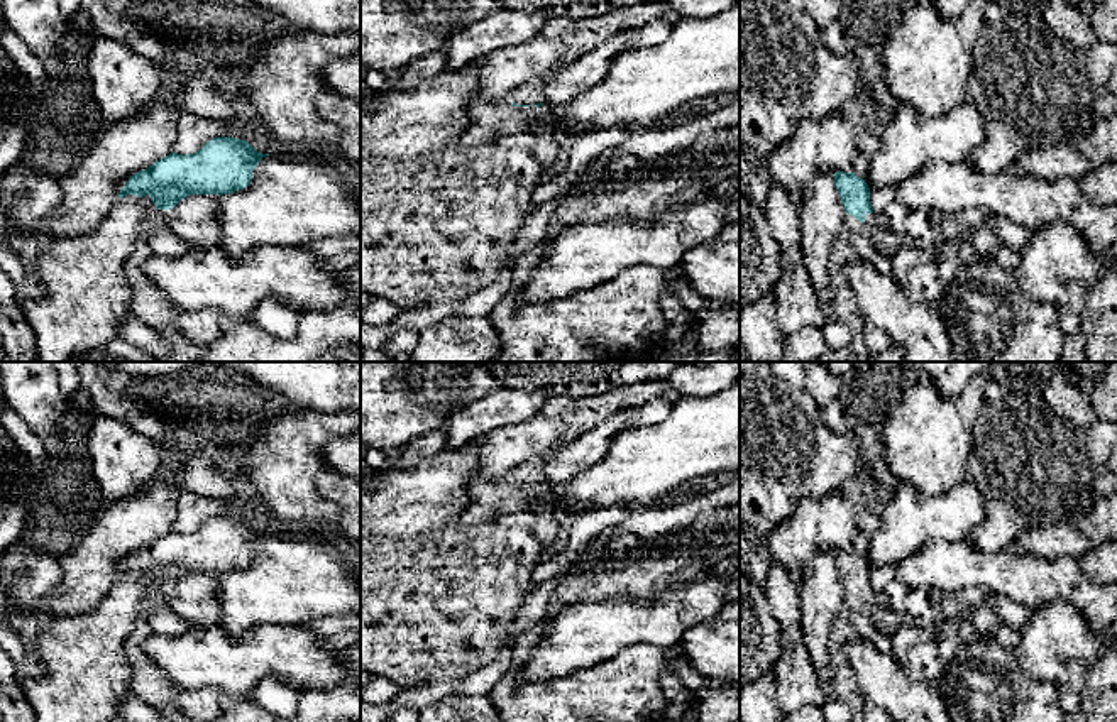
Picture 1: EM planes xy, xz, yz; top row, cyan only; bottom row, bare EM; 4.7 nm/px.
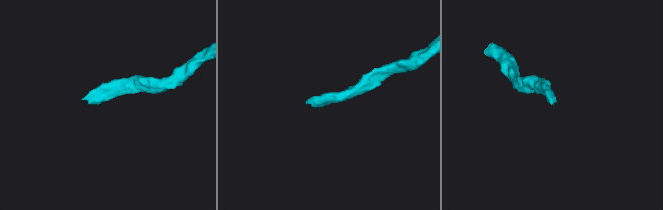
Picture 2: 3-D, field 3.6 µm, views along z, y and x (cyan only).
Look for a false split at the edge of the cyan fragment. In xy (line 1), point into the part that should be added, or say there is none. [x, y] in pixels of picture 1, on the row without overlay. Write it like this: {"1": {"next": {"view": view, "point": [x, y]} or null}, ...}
{"1": {"next": null}}

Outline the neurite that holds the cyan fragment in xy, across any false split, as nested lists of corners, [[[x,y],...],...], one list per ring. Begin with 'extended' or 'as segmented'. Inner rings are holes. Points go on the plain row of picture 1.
as segmented | [[[215,516],[195,533],[176,533],[156,539],[129,556],[118,577],[152,577],[157,588],[173,588],[190,573],[230,573],[250,563],[262,536],[247,519]]]

